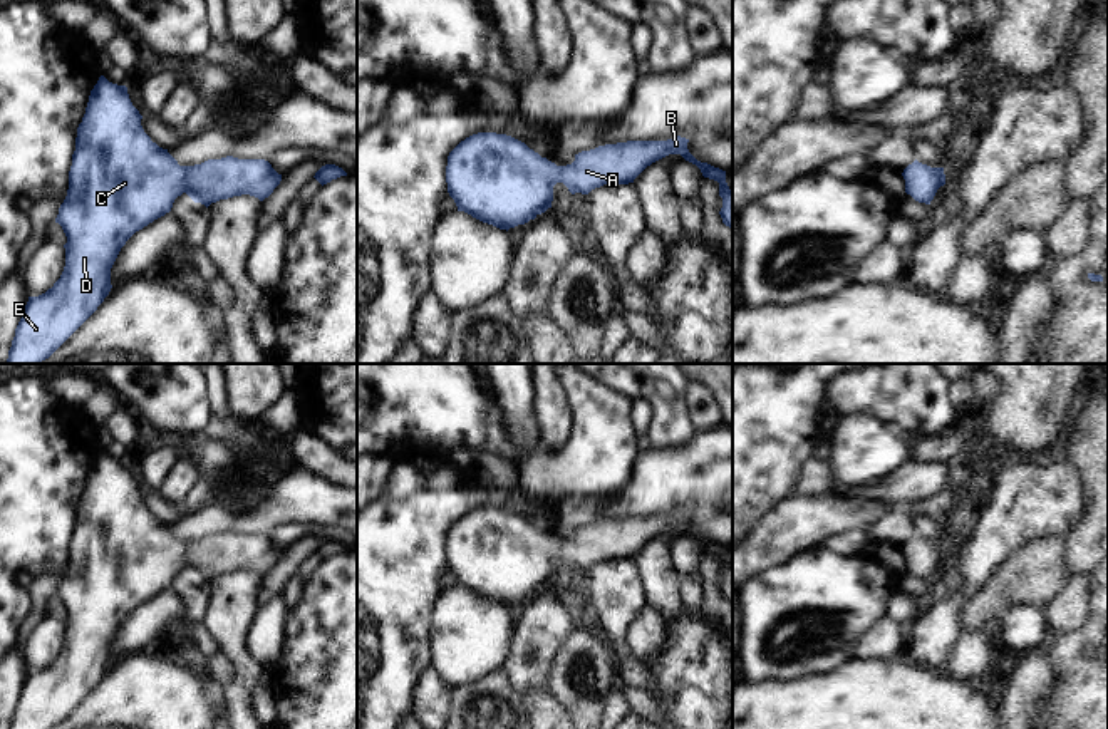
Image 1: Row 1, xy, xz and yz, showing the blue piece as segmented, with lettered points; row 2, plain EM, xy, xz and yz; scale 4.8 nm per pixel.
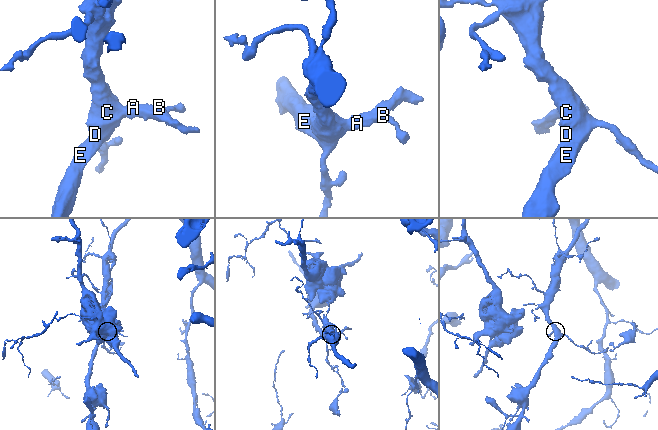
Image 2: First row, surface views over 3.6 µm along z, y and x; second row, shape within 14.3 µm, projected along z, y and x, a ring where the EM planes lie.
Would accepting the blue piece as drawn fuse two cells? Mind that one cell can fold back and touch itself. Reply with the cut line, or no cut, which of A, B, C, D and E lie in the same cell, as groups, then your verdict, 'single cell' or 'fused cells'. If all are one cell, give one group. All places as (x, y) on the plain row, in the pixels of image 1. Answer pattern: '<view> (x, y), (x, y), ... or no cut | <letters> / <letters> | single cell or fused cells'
no cut | A B C D E | single cell

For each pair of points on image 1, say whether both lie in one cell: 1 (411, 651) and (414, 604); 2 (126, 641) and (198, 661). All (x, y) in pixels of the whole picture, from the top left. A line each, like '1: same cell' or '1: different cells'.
1: same cell
2: different cells

